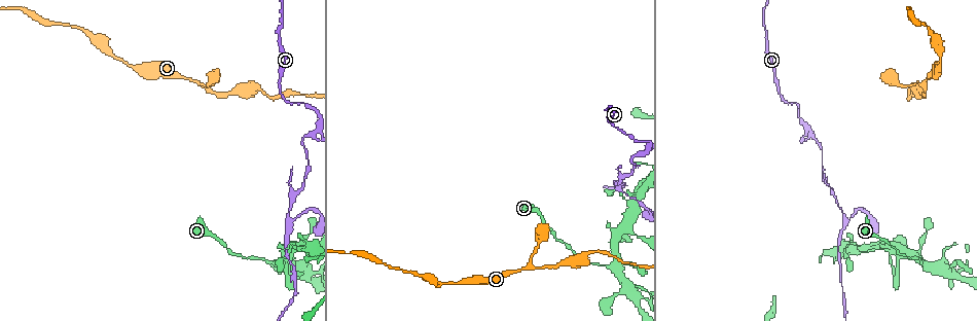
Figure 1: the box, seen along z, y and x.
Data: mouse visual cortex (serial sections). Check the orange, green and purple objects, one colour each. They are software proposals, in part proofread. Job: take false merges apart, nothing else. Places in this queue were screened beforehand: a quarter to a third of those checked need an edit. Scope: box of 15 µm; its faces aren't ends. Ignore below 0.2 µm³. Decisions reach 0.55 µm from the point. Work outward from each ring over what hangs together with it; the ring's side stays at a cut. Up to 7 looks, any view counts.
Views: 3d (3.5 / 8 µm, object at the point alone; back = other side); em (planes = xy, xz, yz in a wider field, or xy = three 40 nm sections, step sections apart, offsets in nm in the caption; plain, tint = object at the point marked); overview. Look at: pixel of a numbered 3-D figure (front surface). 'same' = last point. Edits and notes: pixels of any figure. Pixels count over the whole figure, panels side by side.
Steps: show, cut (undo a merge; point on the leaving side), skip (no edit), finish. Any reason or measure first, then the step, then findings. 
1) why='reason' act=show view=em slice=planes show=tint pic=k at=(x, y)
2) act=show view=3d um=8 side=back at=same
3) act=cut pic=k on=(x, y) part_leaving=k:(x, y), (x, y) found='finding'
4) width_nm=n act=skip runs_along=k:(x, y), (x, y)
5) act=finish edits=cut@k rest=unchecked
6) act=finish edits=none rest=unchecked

why='sudden change in width' act=show view=3d um=3.5 pic=1 at=(310, 134)

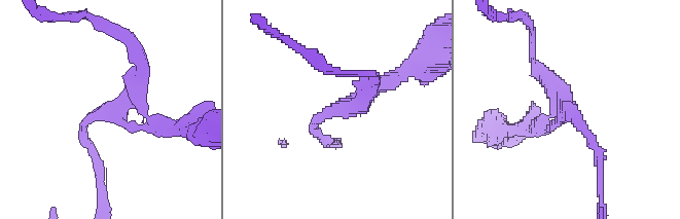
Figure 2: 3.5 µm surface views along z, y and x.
why='now the EM' act=show view=em slice=xy step=3 show=tint pic=2 at=(567, 108)

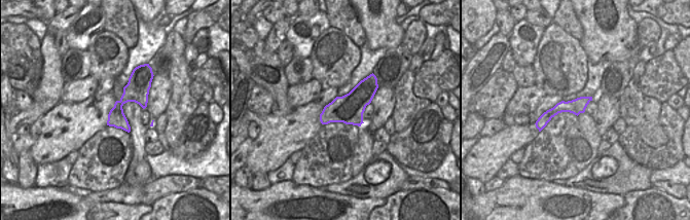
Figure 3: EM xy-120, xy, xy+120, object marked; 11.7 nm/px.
act=skip runs_along=3:(588, 99), (557, 108), (538, 124) found='continuous, no second cell'

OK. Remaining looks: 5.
why='abrupt turn' act=show view=3d um=3.5 pic=1 at=(293, 193)

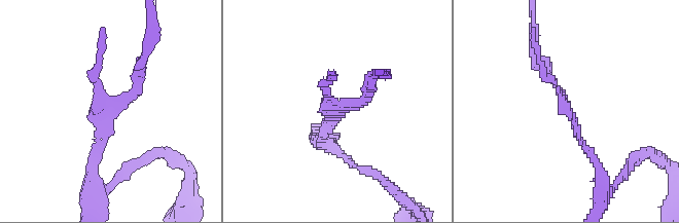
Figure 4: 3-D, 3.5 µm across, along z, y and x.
act=show view=em slice=xy step=2 show=plain pic=4 at=(564, 107)

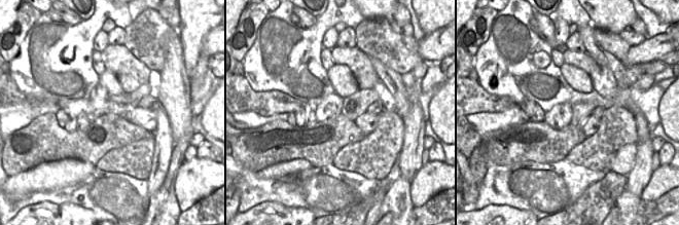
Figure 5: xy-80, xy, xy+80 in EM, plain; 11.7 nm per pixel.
why='with the object marked' act=show view=em slice=xy step=2 show=tint at=same

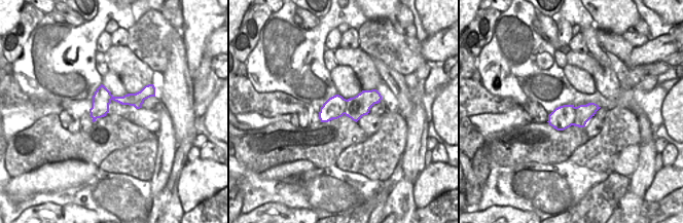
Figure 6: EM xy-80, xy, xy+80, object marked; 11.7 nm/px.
act=skip runs_along=4:(540, 65), (596, 162) found='all the same cell'

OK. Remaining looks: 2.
act=finish edits=none rest=unchecked

